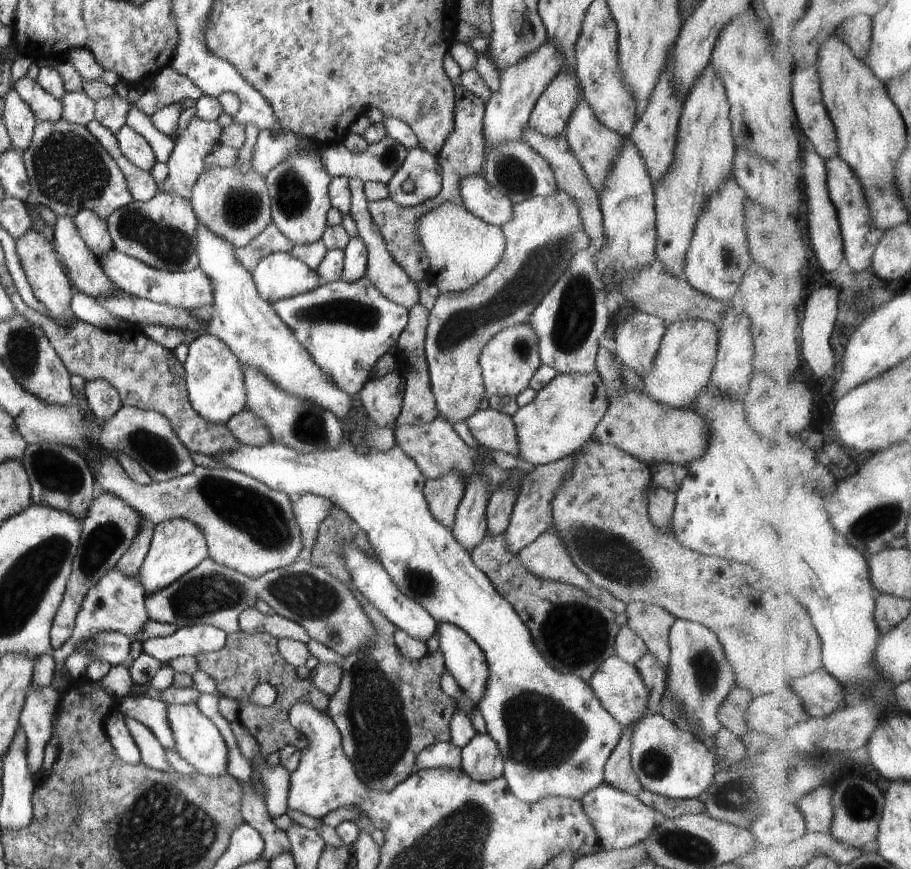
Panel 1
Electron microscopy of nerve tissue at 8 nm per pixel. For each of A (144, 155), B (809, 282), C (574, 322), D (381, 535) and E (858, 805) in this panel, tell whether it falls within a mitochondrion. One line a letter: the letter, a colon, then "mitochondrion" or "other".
A: other
B: other
C: mitochondrion
D: other
E: mitochondrion

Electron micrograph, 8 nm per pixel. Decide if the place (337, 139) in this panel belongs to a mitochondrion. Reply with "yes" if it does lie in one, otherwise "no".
no

